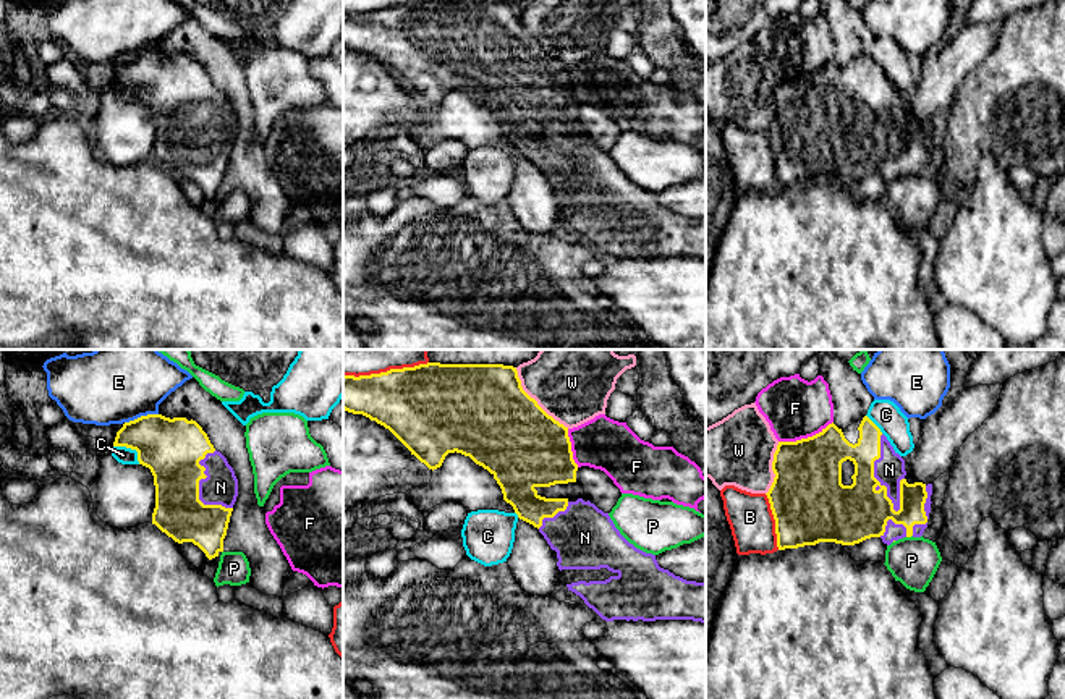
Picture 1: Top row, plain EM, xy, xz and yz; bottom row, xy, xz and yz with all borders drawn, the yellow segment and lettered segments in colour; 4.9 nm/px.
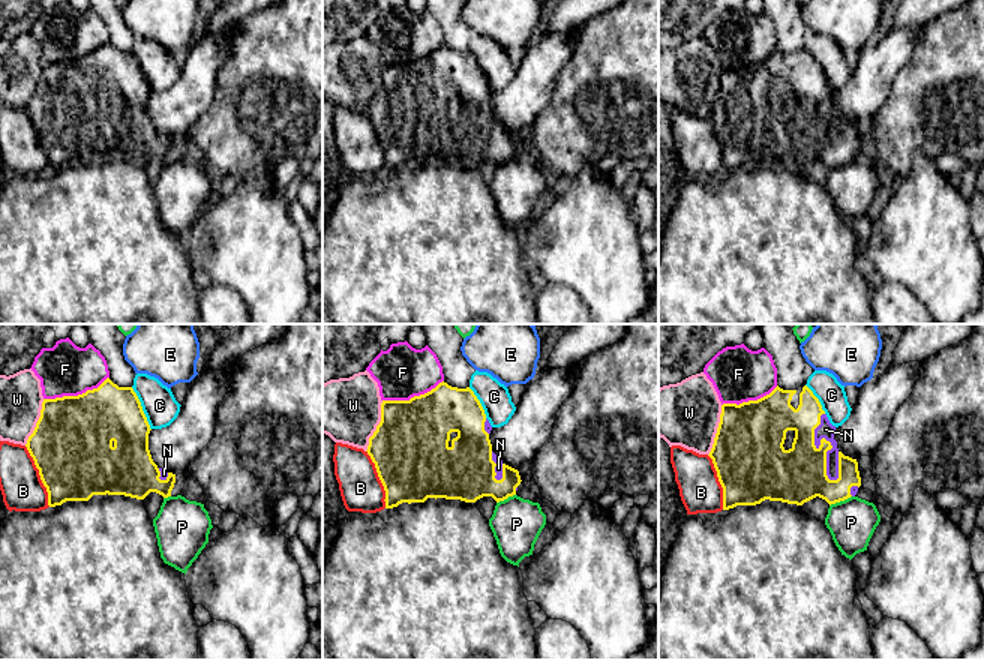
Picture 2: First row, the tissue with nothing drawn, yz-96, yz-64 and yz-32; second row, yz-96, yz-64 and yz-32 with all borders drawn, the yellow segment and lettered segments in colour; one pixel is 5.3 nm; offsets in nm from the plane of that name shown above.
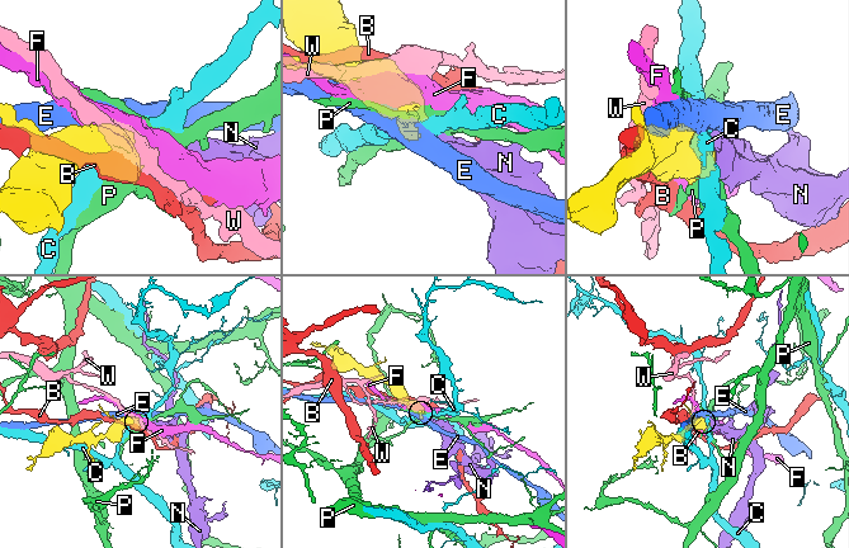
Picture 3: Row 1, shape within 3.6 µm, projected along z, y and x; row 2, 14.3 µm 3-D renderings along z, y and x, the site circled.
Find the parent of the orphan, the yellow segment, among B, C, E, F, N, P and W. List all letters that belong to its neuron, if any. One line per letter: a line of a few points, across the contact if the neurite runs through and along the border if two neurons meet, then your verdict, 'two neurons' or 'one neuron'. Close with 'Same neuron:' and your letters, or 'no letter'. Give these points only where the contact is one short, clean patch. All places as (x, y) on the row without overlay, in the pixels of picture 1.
B: two neurons
C: two neurons
E: xy (157, 50), (148, 50), (125, 60) | two neurons
F: two neurons
N: one neuron
P: yz (912, 172), (907, 175) | two neurons
W: two neurons
Same neuron: N

